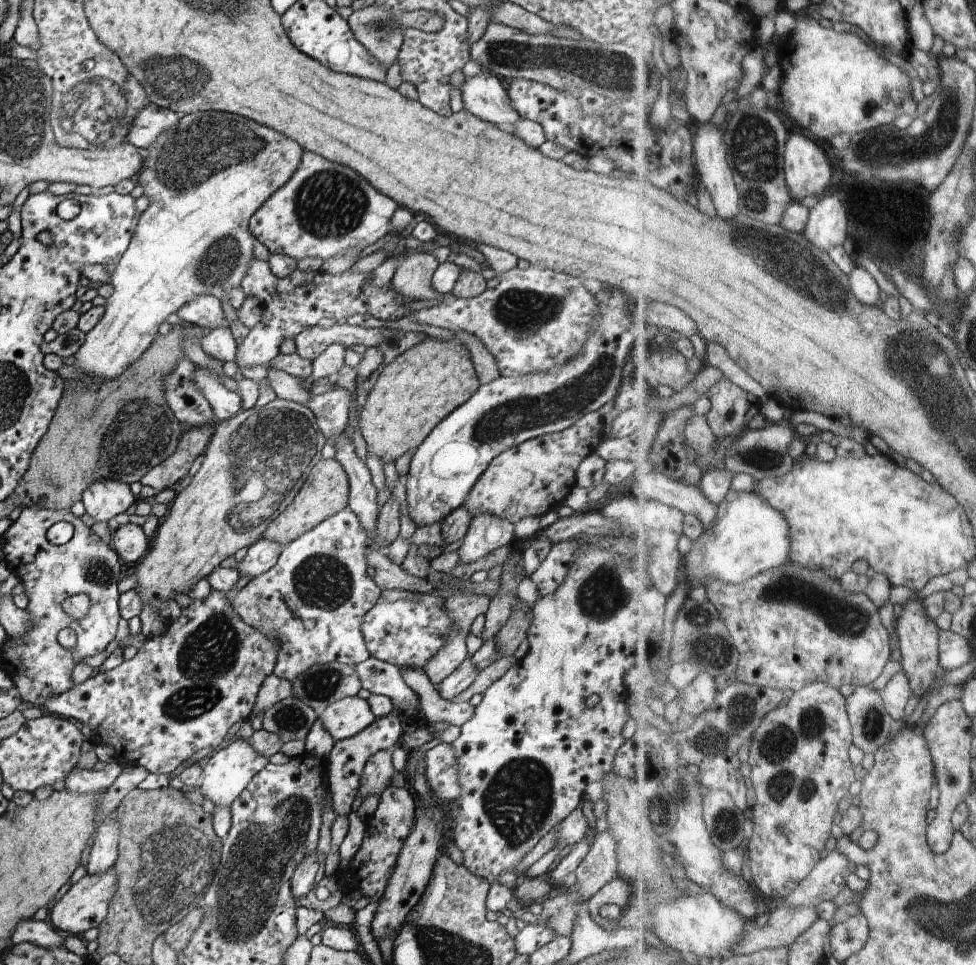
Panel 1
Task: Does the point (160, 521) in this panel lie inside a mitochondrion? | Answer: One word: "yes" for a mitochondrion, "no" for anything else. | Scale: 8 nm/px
no

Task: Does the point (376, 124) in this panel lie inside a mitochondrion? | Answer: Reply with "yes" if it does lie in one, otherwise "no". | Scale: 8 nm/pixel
no

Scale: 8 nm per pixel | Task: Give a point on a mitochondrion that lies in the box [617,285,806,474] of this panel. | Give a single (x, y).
(763, 457)

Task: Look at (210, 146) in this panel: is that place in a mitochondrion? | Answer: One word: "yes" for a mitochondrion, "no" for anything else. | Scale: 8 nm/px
yes

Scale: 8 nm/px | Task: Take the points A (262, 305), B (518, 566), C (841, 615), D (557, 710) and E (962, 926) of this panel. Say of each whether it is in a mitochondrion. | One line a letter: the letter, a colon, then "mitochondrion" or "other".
A: other
B: other
C: mitochondrion
D: other
E: mitochondrion

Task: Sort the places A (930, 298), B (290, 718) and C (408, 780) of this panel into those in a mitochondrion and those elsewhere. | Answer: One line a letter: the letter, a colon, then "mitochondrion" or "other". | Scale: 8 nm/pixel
A: other
B: mitochondrion
C: other

